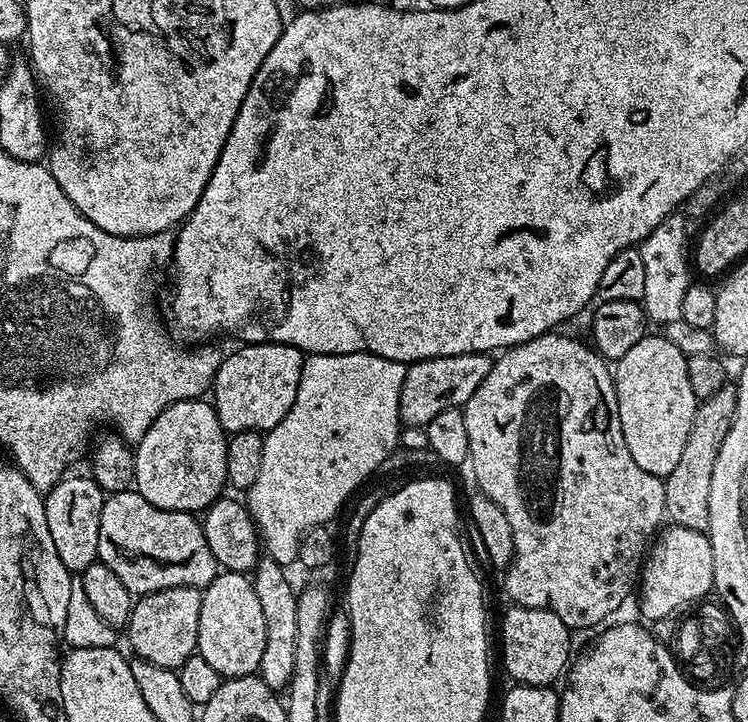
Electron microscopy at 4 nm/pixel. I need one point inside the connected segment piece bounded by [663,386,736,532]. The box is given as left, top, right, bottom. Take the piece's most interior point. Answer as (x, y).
(687, 488)

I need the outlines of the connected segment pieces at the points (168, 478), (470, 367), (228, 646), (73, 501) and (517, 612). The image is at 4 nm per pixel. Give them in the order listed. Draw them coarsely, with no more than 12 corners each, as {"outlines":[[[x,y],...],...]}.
{"outlines":[[[207,399],[174,402],[135,445],[135,491],[203,513],[228,484]],[[483,352],[413,360],[400,418],[423,429],[490,374]],[[251,579],[203,589],[198,654],[221,678],[253,675],[266,618]],[[65,475],[44,496],[46,526],[73,574],[97,563],[106,494]],[[509,607],[504,668],[547,688],[565,675],[573,633],[545,608]]]}

